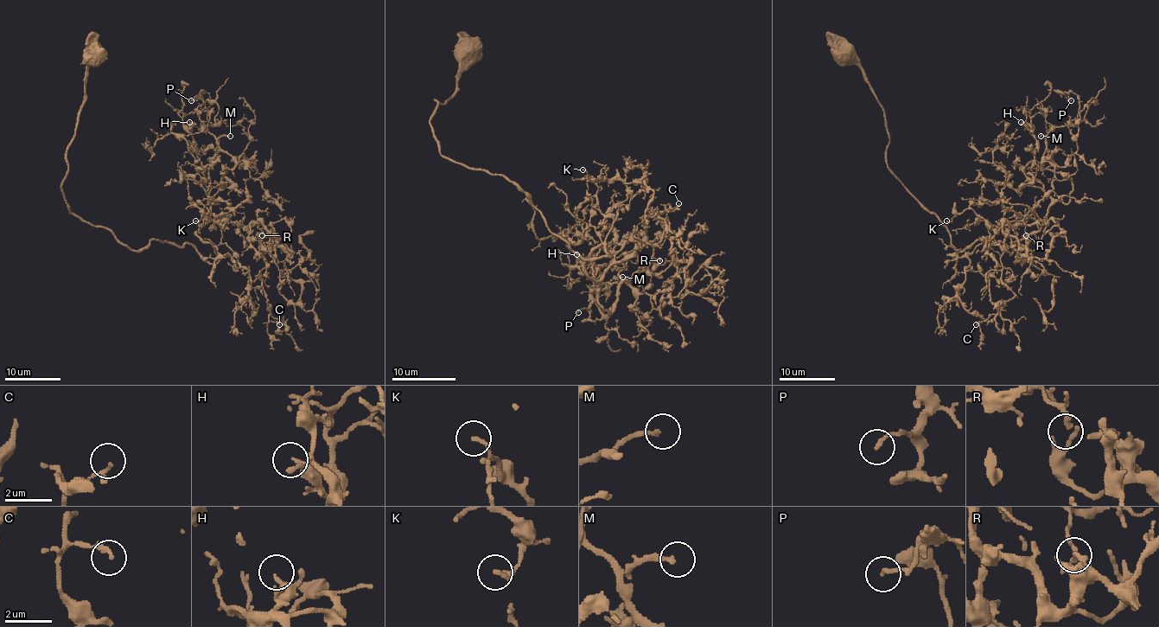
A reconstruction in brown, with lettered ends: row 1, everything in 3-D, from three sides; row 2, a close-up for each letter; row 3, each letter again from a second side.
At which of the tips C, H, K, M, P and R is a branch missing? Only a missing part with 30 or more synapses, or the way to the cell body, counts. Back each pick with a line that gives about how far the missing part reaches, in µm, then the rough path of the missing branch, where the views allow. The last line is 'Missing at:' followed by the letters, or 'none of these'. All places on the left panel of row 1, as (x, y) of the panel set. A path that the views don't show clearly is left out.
M: missing 20 µm; course (230, 136), (234, 136), (234, 116), (241, 111), (244, 105), (244, 98), (239, 97), (237, 86), (243, 95)
Missing at: M

